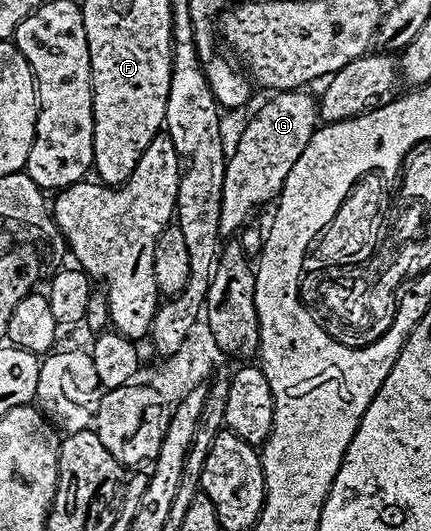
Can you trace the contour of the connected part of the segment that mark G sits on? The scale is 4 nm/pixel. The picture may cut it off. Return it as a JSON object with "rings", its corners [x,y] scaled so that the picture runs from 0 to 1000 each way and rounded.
{"rings":[[[701,168],[647,171],[589,217],[589,226],[561,247],[543,284],[531,286],[520,326],[520,348],[510,371],[510,424],[506,441],[534,446],[589,405],[596,390],[615,382],[633,384],[654,362],[687,296],[705,288],[715,266],[742,232],[742,202],[719,179]]]}

